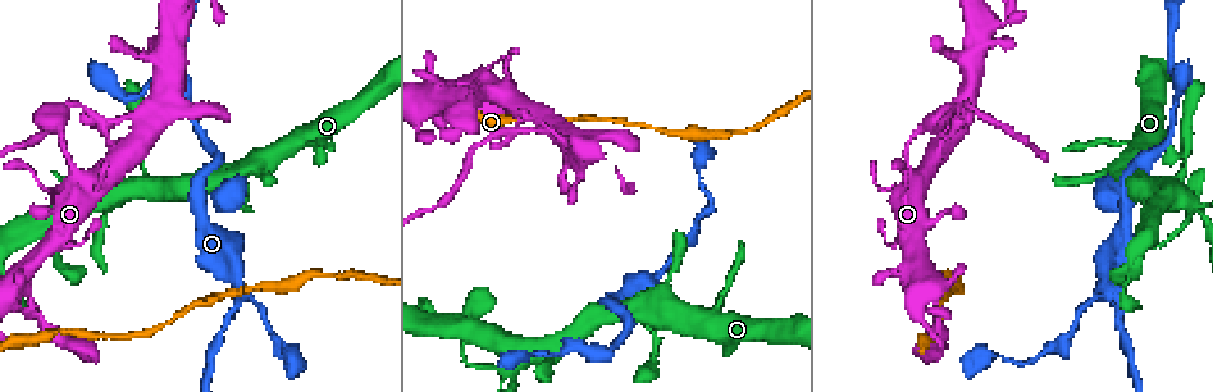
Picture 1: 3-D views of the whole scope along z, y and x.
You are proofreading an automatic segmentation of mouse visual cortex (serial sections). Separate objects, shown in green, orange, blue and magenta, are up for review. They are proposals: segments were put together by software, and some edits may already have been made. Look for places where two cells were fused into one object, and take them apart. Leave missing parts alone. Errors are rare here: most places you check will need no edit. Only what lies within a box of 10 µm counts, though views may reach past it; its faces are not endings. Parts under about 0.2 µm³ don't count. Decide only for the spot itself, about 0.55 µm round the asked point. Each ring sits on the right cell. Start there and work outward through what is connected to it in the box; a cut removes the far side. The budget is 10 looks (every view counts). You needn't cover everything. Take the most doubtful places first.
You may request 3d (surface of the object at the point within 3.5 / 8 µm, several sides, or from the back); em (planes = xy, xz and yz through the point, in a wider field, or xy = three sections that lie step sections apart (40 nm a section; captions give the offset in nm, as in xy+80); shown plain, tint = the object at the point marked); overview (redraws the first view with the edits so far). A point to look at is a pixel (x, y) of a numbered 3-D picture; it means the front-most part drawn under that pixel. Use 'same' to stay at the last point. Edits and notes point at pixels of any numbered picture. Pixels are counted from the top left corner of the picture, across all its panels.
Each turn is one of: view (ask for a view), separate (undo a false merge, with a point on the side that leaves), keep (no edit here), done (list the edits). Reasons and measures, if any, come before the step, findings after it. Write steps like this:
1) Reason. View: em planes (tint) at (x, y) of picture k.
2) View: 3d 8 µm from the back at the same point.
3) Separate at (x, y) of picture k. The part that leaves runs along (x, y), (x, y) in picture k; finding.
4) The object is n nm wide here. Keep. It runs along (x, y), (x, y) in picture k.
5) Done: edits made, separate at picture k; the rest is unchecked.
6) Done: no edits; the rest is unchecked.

Thick turns thin. View: 3d 3.5 µm at (126, 335) of picture 1.

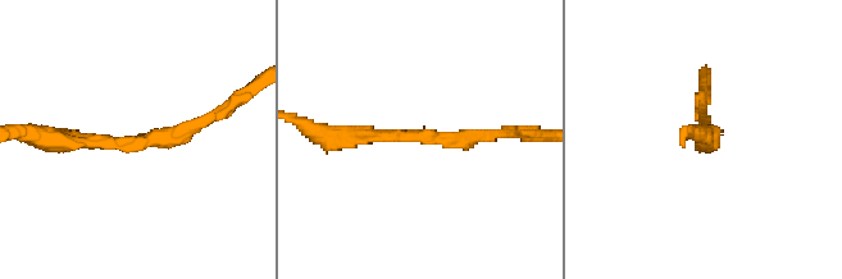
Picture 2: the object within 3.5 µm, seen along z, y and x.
View: em planes (tint) at (131, 144) of picture 2.

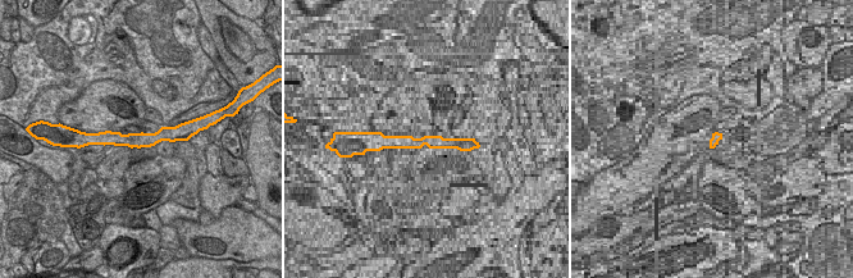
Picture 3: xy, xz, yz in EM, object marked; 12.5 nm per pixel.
Keep. It runs along (44, 138), (146, 142), (209, 118) in picture 2; continuous, no second cell.

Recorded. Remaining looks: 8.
A fork. View: 3d 3.5 µm at (232, 274) of picture 1.

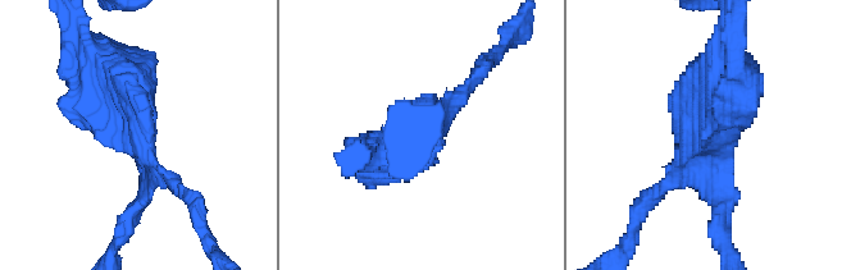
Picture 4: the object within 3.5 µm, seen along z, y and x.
3 arms meet here; the arms are 200, 200, 500 nm wide; shape alone is not enough. View: em xy step 3 (tint) at (138, 126) of picture 4.

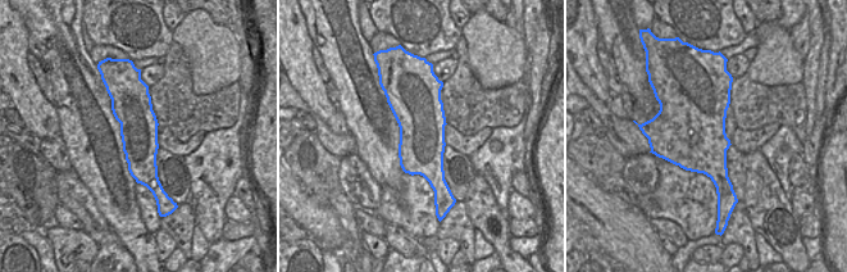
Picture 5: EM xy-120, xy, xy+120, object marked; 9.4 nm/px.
View: em planes (tint) at the same point.

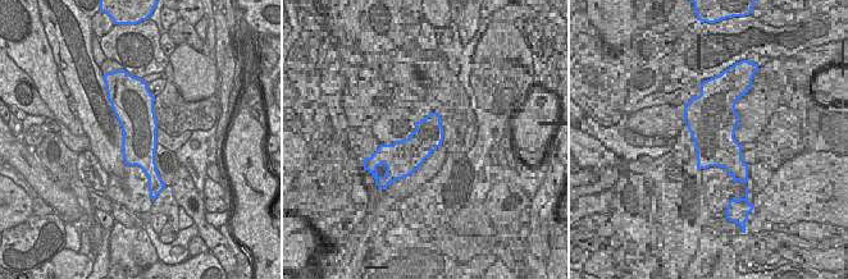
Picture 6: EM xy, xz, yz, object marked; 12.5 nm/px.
Keep. It runs along (92, 73), (136, 105), (155, 172), (176, 183) in picture 4; all the same cell.

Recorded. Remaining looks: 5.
View: 3d 3.5 µm at (931, 161) of picture 1.

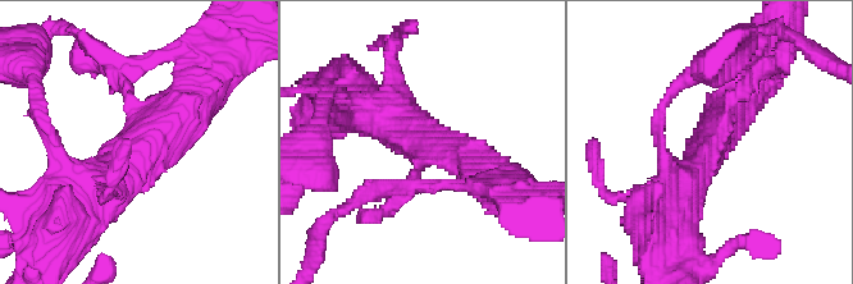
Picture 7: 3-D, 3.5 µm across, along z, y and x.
3 arms meet here; the arms are 150, 500, 500 nm wide; need the tissue. View: em xy step 3 (tint) at (441, 143) of picture 7.

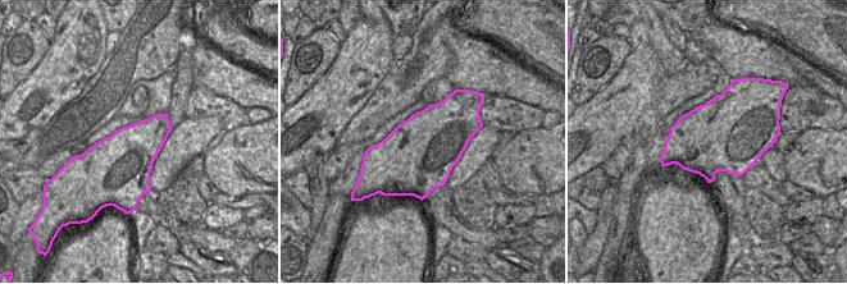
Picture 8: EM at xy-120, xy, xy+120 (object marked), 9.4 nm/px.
Keep. It runs along (90, 186), (137, 155), (208, 83) in picture 7; continuous, no second cell.

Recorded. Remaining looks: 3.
Calibre changes. View: 3d 3.5 µm at (715, 134) of picture 1.

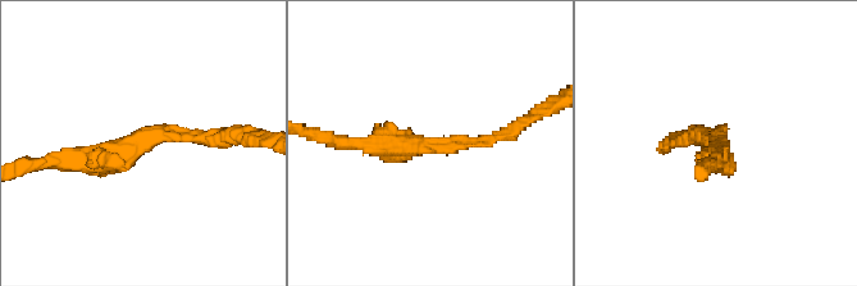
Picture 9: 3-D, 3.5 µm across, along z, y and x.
The arms are 150, 250 nm wide. View: em xy step 2 (tint) at (148, 138) of picture 9.

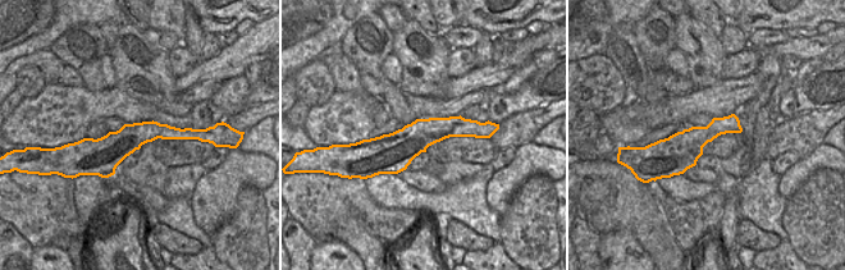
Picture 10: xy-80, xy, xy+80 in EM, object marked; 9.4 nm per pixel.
Keep. It runs along (479, 126), (370, 146) in picture 10; all the same cell.

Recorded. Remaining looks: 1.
Done: no edits; the rest is unchecked.

